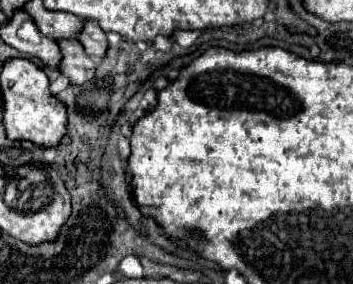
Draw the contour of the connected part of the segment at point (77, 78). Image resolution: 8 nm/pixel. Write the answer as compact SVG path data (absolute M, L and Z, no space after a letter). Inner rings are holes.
M61 39L57 43L59 43L61 53L63 53L63 61L61 61L59 71L69 75L73 85L83 85L83 83L91 81L95 77L97 65L85 53L83 45L79 41L69 41L69 39Z

